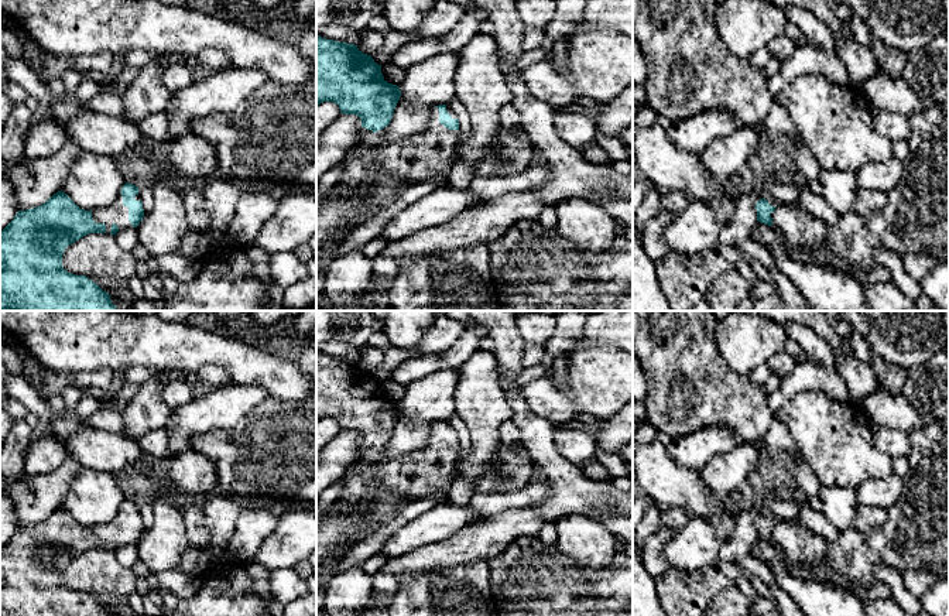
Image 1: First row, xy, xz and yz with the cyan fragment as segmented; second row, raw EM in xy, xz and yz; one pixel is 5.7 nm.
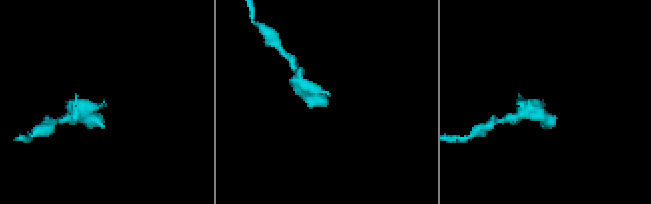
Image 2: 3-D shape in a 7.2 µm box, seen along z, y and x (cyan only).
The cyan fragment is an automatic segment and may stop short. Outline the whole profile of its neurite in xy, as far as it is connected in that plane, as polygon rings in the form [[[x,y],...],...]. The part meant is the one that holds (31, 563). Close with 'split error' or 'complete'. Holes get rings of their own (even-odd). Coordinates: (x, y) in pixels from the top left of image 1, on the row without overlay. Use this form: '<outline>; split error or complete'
[[[126,499],[116,517],[106,524],[80,526],[65,509],[58,507],[41,523],[18,527],[0,548],[0,616],[110,616],[86,592],[68,589],[62,584],[65,565],[89,550],[114,551],[137,544],[144,534],[138,503]]]; split error

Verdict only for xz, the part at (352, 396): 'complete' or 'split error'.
split error

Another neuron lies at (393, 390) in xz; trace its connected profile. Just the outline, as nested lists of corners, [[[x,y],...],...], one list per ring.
[[[388,379],[381,381],[381,390],[384,393],[384,397],[397,403],[405,394],[405,386]]]

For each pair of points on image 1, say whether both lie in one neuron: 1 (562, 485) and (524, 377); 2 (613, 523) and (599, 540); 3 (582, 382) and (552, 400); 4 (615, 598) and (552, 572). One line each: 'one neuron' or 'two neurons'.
1: two neurons
2: two neurons
3: one neuron
4: one neuron

